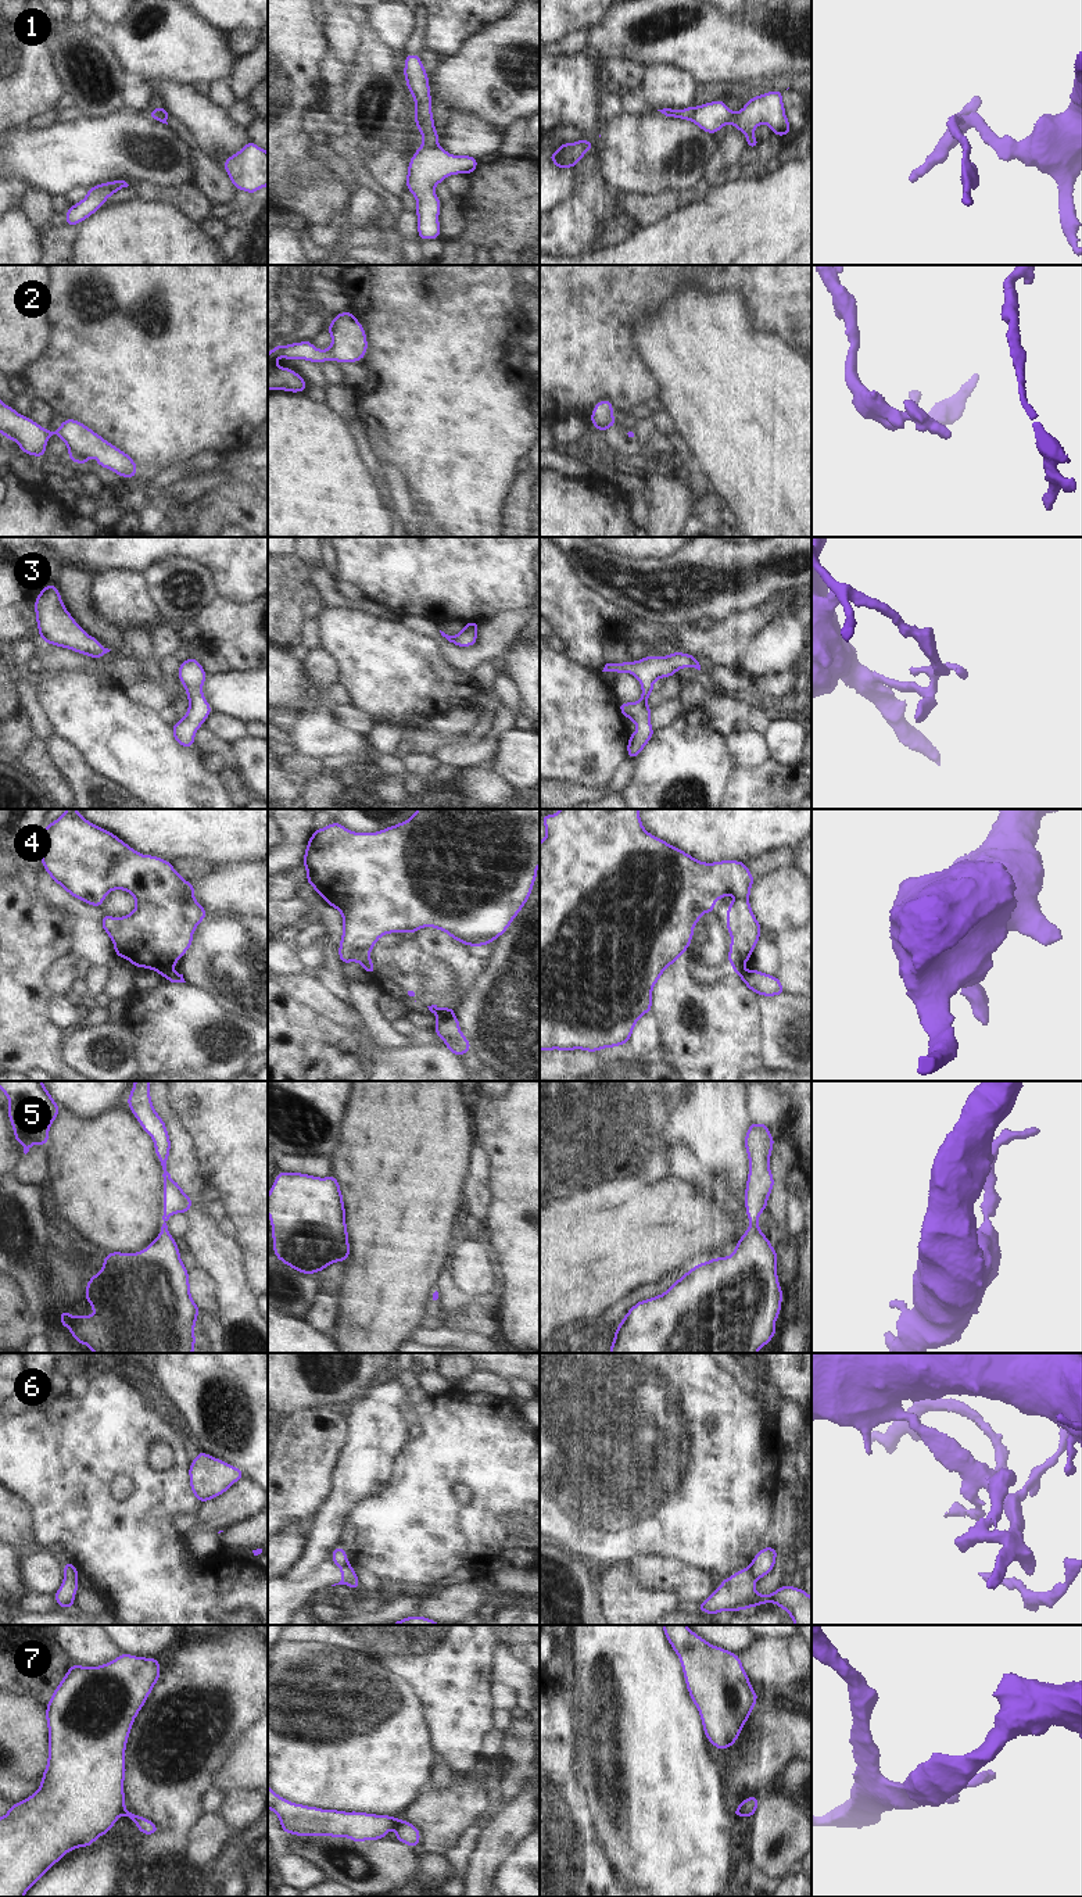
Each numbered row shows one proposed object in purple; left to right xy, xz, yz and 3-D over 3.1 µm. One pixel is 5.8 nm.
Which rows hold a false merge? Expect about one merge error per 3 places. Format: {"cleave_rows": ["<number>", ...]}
{"cleave_rows": ["1", "4", "6", "7"]}

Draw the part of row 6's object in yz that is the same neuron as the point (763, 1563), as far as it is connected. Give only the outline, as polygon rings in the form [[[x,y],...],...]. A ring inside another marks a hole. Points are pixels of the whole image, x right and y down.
[[[771,1546],[757,1551],[749,1567],[756,1581],[762,1579],[764,1575],[768,1575],[774,1570],[777,1553],[778,1550]]]

